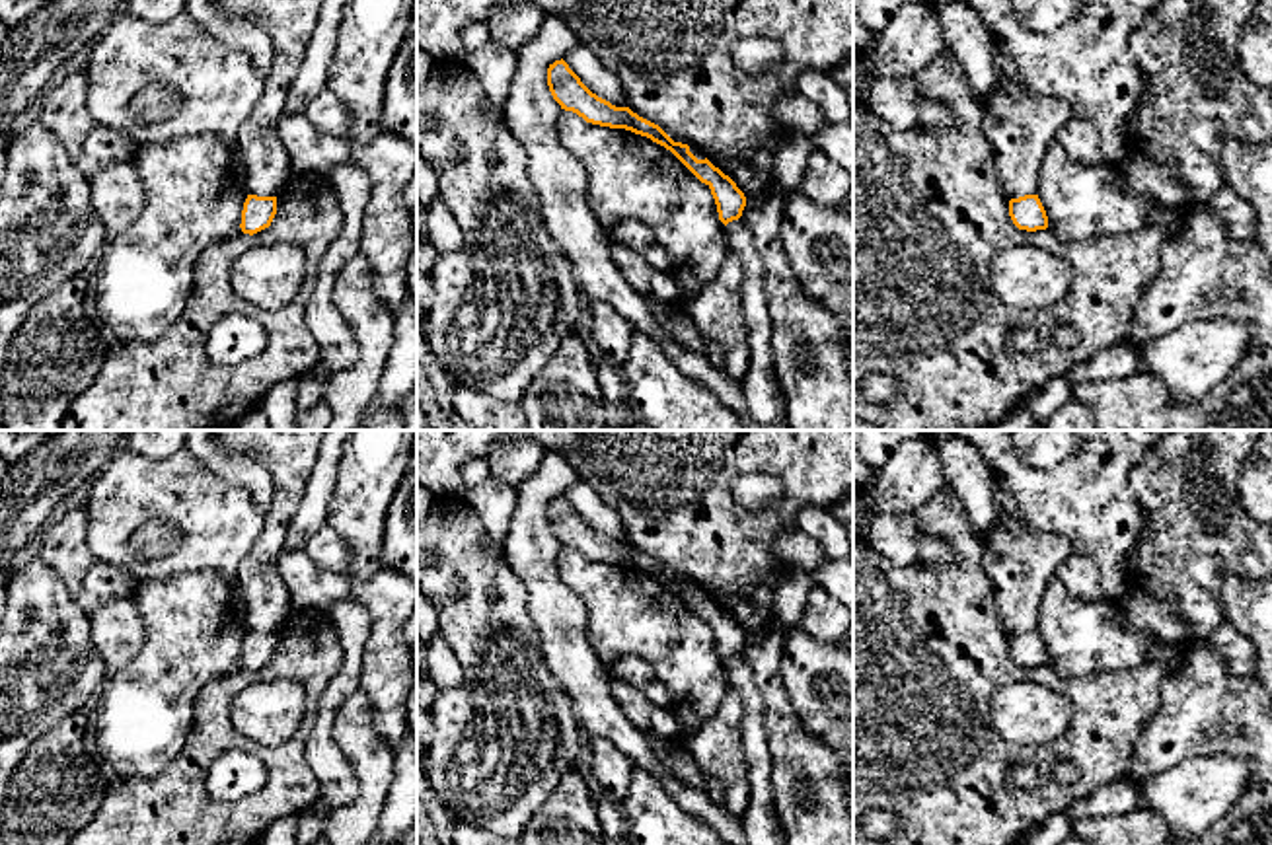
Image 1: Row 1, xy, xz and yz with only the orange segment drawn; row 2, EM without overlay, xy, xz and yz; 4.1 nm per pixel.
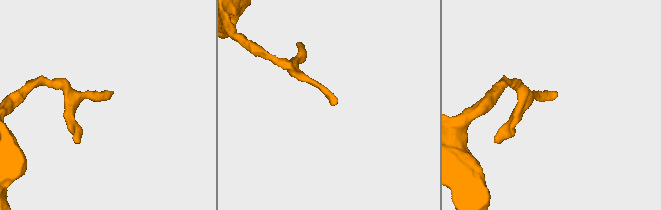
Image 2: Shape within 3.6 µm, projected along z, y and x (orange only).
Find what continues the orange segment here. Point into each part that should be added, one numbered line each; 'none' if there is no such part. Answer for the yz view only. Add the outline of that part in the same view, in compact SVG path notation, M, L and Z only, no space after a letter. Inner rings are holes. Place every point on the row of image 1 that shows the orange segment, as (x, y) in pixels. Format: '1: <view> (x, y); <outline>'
none

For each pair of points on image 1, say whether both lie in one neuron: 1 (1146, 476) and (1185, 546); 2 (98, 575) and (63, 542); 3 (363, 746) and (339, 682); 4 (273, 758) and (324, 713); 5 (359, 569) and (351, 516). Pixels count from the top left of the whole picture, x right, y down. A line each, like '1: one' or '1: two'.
1: one
2: two
3: two
4: two
5: one

